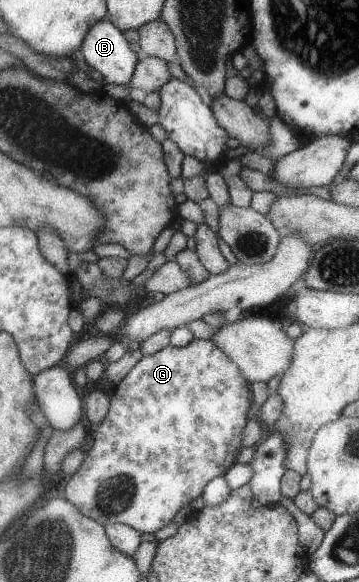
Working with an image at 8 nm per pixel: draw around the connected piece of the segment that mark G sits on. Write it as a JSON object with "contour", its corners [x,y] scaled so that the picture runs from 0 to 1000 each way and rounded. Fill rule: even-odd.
{"contour":[[[532,582],[507,596],[460,595],[454,600],[398,610],[387,620],[354,637],[354,644],[315,662],[315,675],[304,684],[304,699],[287,723],[262,737],[259,765],[240,775],[220,804],[198,816],[181,837],[175,837],[175,854],[201,864],[214,875],[248,892],[270,899],[298,902],[298,899],[331,899],[376,909],[390,918],[432,916],[454,902],[476,895],[476,888],[493,881],[504,868],[529,868],[526,861],[538,854],[554,854],[565,837],[593,823],[624,816],[638,806],[638,799],[660,789],[660,768],[666,768],[666,751],[674,753],[671,737],[682,730],[682,706],[694,706],[694,672],[688,672],[688,655],[671,644],[669,632],[599,589],[588,584]]]}

